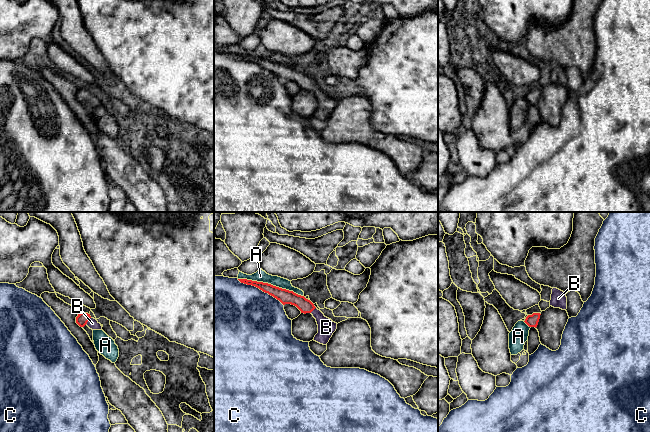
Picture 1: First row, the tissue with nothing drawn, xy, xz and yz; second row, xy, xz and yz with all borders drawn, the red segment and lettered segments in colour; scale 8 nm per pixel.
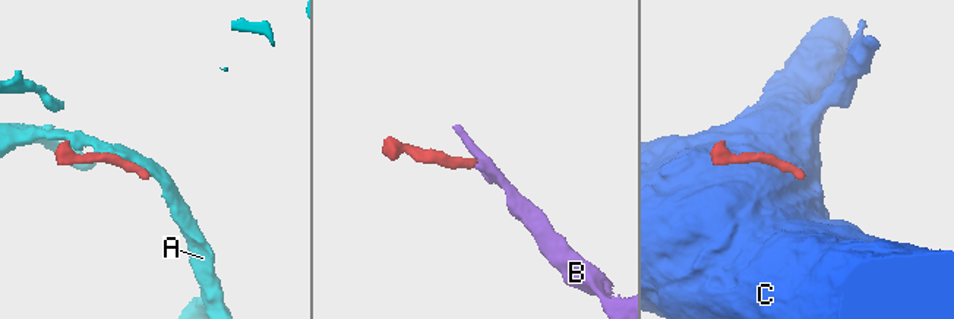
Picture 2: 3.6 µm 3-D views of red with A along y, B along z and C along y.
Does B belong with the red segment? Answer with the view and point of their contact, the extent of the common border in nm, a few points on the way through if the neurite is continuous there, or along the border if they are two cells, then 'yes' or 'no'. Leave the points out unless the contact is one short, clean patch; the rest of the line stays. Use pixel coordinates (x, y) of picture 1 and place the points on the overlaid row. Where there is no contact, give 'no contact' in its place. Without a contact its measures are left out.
xy (88, 320) | 70 nm | across xy (82, 318), (88, 320), (93, 324) | yes

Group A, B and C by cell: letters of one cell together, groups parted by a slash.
A / B / C

